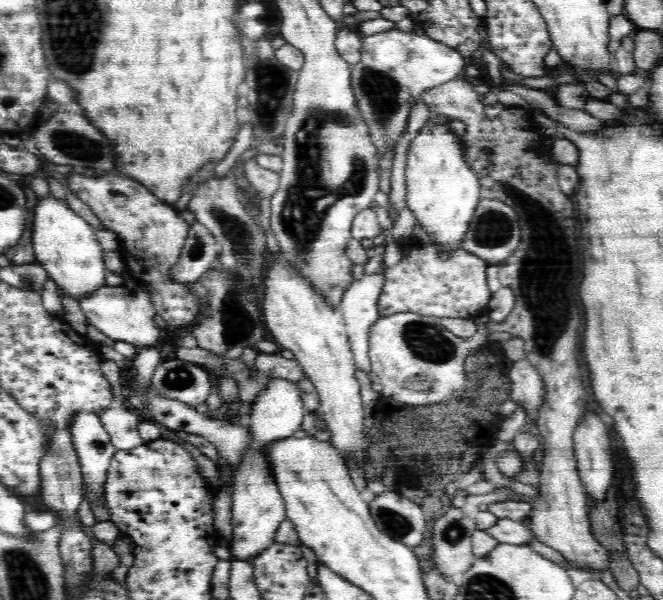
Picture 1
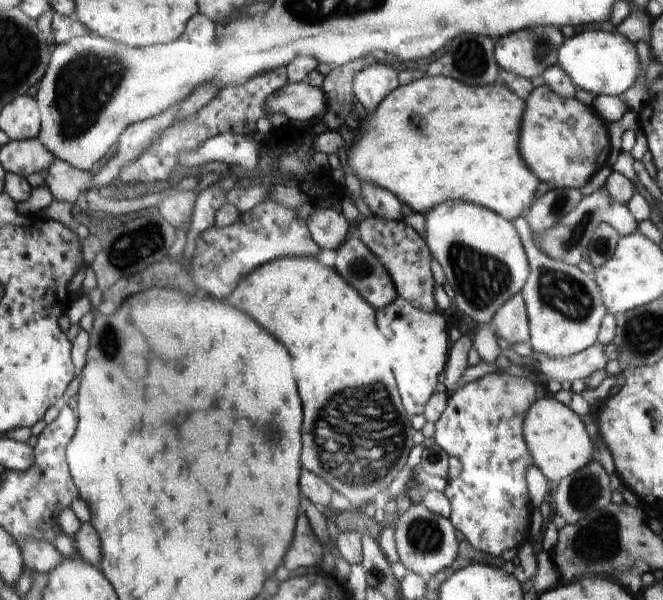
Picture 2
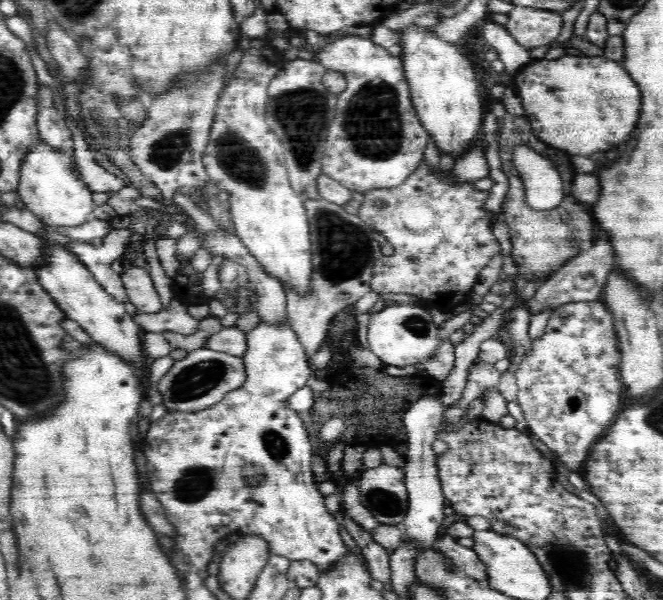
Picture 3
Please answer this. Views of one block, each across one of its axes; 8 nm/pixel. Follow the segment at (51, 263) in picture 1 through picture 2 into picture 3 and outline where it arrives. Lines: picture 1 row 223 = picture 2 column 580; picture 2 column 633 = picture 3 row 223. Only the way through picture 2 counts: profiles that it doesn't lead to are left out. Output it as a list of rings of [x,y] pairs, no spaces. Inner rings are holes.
[[[45,142],[37,145],[22,161],[16,191],[26,209],[39,218],[45,226],[55,226],[55,228],[80,226],[90,220],[91,212],[95,208],[95,203],[92,201],[93,192],[82,178],[75,176],[75,171],[71,168],[71,157],[52,149]]]

